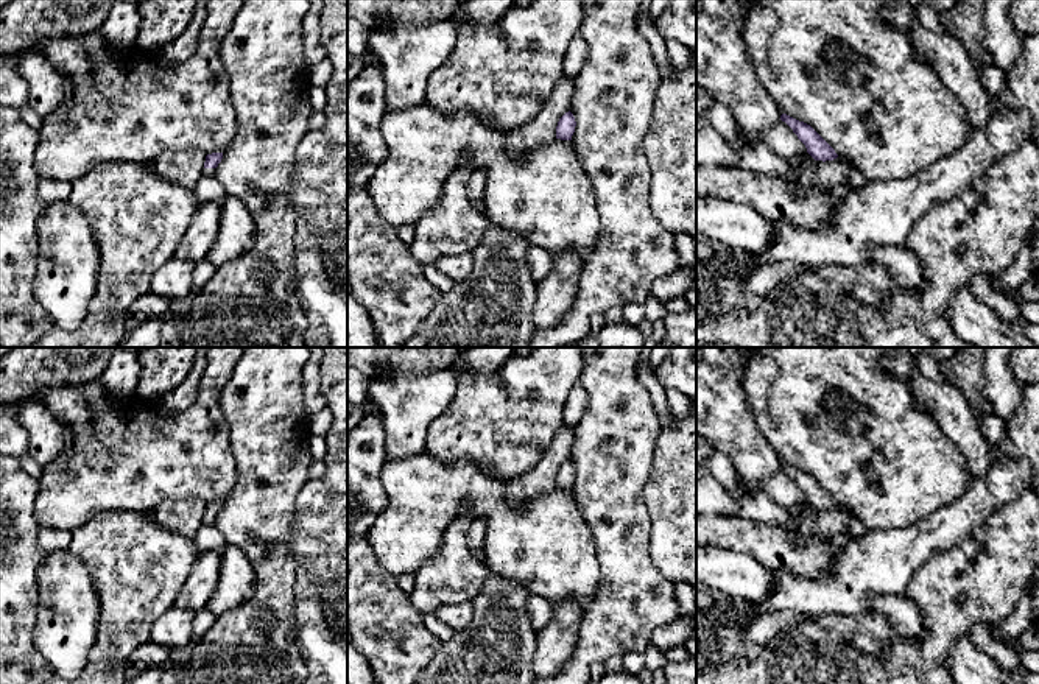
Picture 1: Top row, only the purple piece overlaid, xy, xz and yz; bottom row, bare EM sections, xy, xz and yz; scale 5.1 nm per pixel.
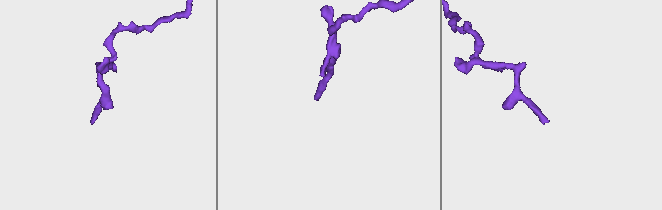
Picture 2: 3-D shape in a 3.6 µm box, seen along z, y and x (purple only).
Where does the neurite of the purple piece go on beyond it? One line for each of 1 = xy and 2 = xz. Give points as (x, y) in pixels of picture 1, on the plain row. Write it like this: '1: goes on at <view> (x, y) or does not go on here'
1: goes on at xy (206, 521)
2: does not go on here

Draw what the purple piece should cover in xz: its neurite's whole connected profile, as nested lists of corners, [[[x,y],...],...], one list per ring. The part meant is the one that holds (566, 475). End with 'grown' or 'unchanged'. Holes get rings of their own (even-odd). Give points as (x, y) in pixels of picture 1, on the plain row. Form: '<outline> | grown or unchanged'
[[[570,460],[565,461],[558,471],[556,488],[572,489],[572,485],[575,481],[575,475],[576,475],[576,471],[575,471],[573,463]]] | unchanged

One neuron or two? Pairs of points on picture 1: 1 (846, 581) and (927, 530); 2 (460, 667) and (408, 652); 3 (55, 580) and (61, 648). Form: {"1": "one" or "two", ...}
{"1": "one", "2": "two", "3": "one"}

